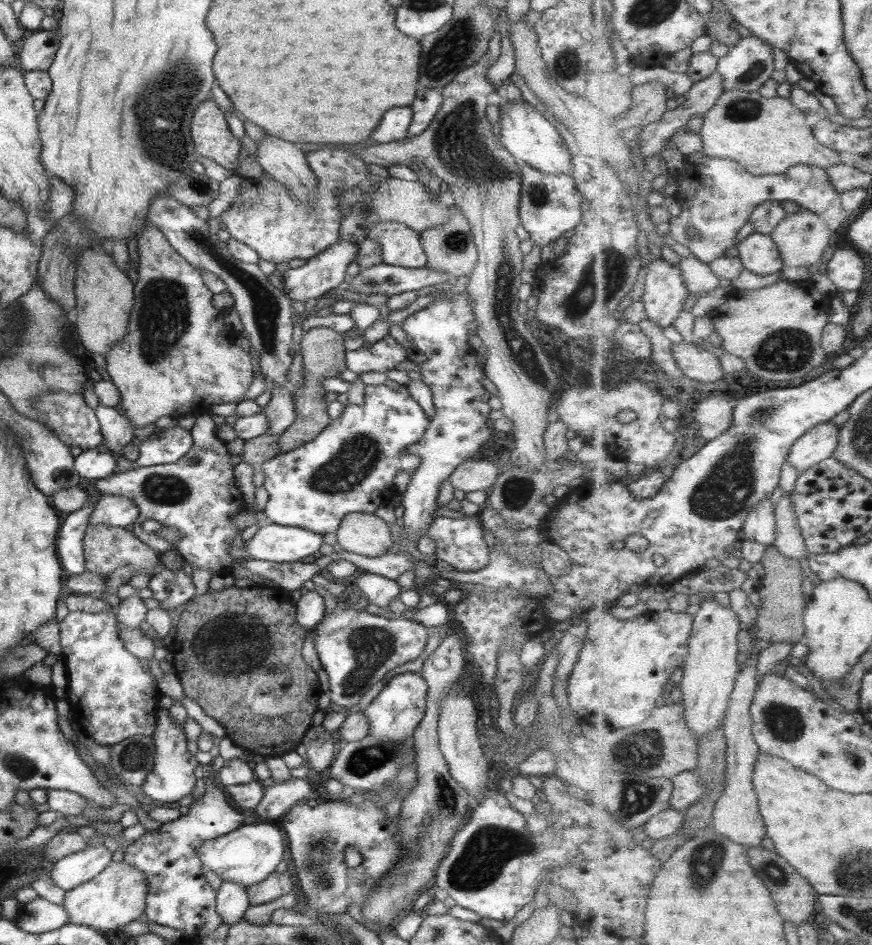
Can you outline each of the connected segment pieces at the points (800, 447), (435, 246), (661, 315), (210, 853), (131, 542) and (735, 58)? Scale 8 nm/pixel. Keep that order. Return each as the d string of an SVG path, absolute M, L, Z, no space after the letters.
M829 420L818 424L793 445L787 457L788 462L800 474L833 457L839 444L840 430L841 427L835 427Z
M454 204L447 208L450 219L445 224L438 224L438 226L421 231L420 245L427 258L424 268L446 274L449 282L453 283L457 278L467 276L473 271L477 263L477 252L465 217Z
M651 258L644 272L644 294L642 301L649 320L659 326L671 326L677 316L683 312L683 306L689 298L689 289L685 284L679 267L667 260Z
M257 820L251 824L243 823L213 840L206 840L196 848L196 855L204 870L214 872L222 882L233 882L247 888L263 882L274 872L275 866L283 858L283 838L275 824Z
M100 524L87 525L82 537L84 572L109 576L116 568L121 568L128 564L130 574L135 575L137 572L146 570L146 572L155 575L163 568L160 564L159 553L143 544L138 538L135 538L132 531Z
M743 37L718 60L719 75L723 76L724 90L755 92L772 78L775 71L773 50L766 40Z

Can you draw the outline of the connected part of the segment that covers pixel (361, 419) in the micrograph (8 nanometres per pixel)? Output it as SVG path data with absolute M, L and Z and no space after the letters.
M390 379L382 384L365 385L361 406L345 404L339 417L330 420L315 438L293 450L279 452L256 467L263 472L262 485L268 494L264 516L276 525L324 535L336 532L341 517L347 513L373 513L377 506L389 502L396 492L391 482L393 476L401 470L411 474L417 468L418 458L404 450L422 435L428 422L404 385Z

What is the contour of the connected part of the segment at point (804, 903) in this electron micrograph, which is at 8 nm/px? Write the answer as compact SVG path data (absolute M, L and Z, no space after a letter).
M761 846L747 847L750 863L761 877L765 886L772 892L772 897L776 902L776 907L786 920L794 922L796 925L812 920L813 910L818 909L818 892L813 889L808 878L787 862L776 850L771 851Z

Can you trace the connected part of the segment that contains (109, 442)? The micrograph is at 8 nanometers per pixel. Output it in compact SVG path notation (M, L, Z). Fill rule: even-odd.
M97 404L93 409L101 433L101 444L113 457L122 456L123 449L131 443L134 437L129 421L118 408Z

